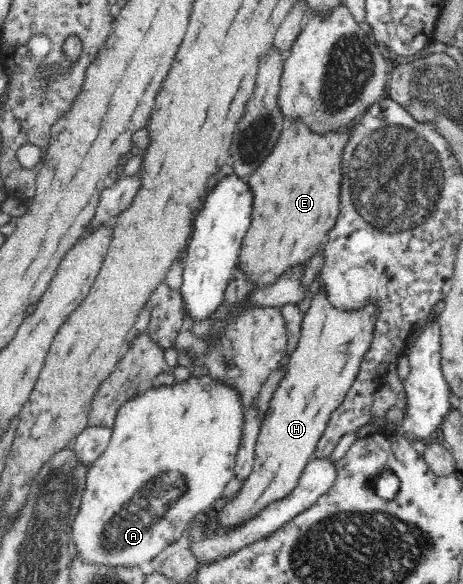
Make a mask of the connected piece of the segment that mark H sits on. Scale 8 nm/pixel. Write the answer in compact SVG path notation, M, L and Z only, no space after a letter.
M317 293L302 320L299 341L290 356L287 372L268 407L254 448L251 472L242 479L235 496L227 498L215 514L215 532L237 532L257 518L272 502L291 494L309 460L315 456L329 414L345 398L369 348L373 328L373 307L364 311L341 311Z

